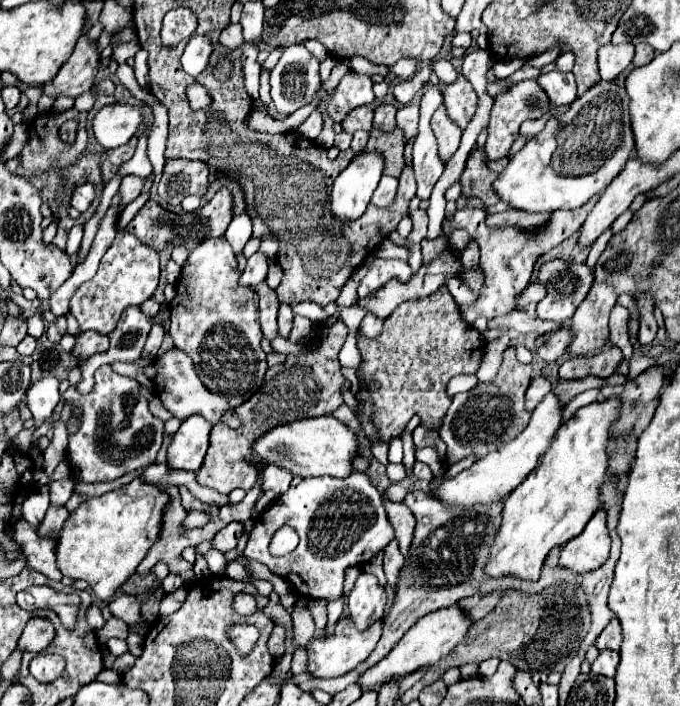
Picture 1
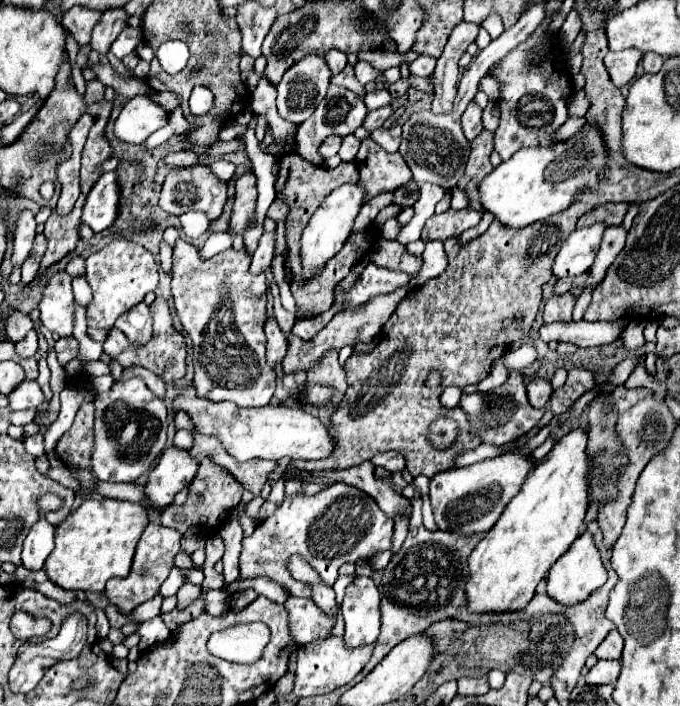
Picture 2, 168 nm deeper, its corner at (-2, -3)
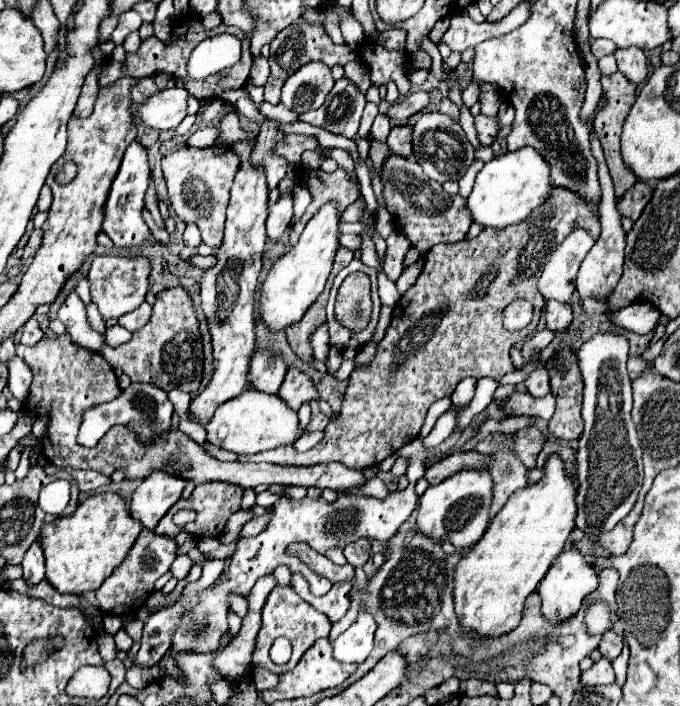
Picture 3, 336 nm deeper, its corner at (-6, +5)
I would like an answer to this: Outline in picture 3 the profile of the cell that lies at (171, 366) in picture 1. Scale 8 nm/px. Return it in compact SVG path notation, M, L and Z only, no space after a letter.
M258 390L242 392L240 396L216 408L210 424L206 426L206 432L206 440L210 444L236 454L256 454L272 450L282 444L294 444L302 436L296 412L290 410L278 396L268 396Z

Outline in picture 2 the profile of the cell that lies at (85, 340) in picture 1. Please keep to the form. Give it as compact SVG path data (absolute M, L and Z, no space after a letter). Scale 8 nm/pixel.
M156 298L150 306L150 314L154 318L154 336L152 340L146 344L146 346L136 346L136 344L130 344L128 338L118 330L118 328L112 328L104 340L104 352L118 360L124 368L128 366L144 366L148 370L152 370L156 376L160 376L164 382L172 382L172 380L178 380L184 376L184 360L186 360L186 342L184 338L174 330L174 324L172 324L172 316L170 316L170 308L168 308L168 302L164 298Z

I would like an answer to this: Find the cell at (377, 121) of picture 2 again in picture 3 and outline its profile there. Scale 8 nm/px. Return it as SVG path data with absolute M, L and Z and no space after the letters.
M422 90L410 92L404 100L396 102L396 104L390 108L388 116L394 118L394 120L406 120L406 118L410 118L410 116L422 112L428 104L430 104L430 94L428 94L428 92L422 92Z

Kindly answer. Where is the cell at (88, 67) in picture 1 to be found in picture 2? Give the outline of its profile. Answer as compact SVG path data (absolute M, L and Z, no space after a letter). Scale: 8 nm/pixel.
M114 8L114 10L106 10L100 18L100 22L96 24L94 32L92 32L92 40L90 40L90 48L94 52L98 52L100 56L108 54L112 42L118 38L118 34L124 28L128 14L124 12L124 8Z

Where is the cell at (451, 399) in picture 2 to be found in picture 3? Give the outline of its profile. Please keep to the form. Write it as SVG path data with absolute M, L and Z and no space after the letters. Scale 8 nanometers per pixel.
M442 398L442 400L436 400L432 406L430 406L430 410L428 410L428 414L426 414L426 420L424 420L424 424L422 424L422 430L420 430L420 434L418 434L418 438L426 438L428 434L430 434L430 430L432 430L432 426L436 424L436 420L448 410L452 406L452 402L450 402L450 398Z

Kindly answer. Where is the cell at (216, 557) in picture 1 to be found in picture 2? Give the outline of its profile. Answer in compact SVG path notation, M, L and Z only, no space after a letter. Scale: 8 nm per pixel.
M172 568L170 576L164 580L164 584L160 588L160 594L162 596L174 596L182 584L186 584L186 570Z

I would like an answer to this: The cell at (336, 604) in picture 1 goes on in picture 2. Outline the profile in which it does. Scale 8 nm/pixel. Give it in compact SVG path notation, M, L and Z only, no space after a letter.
M340 575L338 580L333 585L333 589L336 594L336 602L338 605L342 604L343 598L345 596L345 588L356 578L357 575L354 576L342 576Z

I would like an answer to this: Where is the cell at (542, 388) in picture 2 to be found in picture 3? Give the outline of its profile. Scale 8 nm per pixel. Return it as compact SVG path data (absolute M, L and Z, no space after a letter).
M544 366L532 370L526 376L524 384L526 384L526 390L536 398L542 398L542 396L546 396L550 392L550 378L548 378L548 372L546 372Z

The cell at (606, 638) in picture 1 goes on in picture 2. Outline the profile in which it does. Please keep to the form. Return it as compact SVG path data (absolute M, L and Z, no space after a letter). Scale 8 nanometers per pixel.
M616 628L602 640L602 644L594 652L598 658L612 658L618 660L622 656L622 636L616 632Z

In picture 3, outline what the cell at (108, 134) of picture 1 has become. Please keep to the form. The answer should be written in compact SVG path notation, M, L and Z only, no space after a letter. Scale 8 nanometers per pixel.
M174 86L152 96L146 104L140 106L138 114L146 126L156 130L170 130L176 128L186 118L188 114L186 100L188 92L184 88Z

